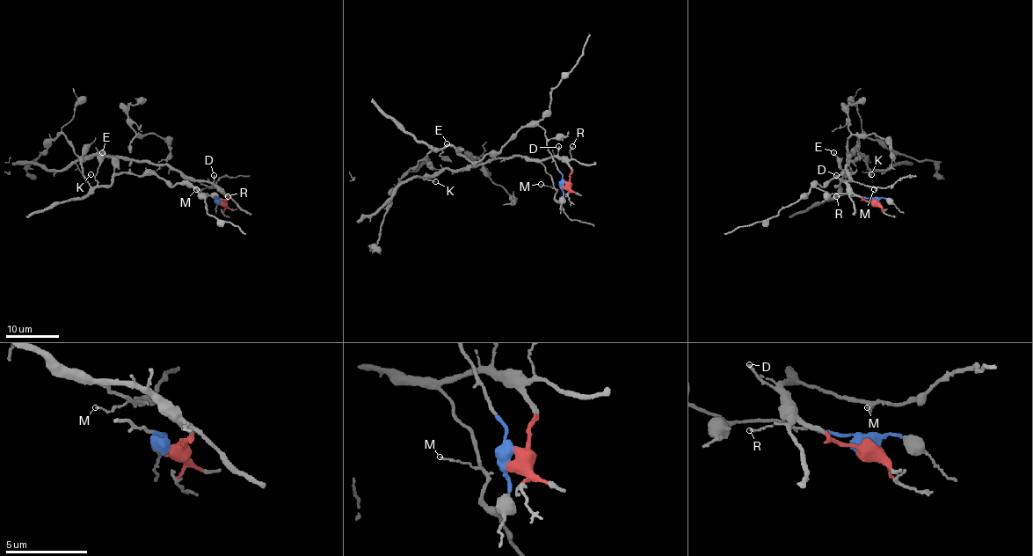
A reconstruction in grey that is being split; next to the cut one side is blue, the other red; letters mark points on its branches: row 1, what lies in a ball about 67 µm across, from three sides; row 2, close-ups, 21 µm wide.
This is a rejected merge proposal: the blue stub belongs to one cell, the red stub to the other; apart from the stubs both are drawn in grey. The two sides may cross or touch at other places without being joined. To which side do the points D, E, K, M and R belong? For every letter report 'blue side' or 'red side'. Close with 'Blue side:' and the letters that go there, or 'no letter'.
D: red side
E: blue side
K: red side
M: red side
R: red side
Blue side: E

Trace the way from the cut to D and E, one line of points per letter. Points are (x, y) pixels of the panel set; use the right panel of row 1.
D: (872, 203), (860, 198), (836, 175)
E: (872, 203), (868, 198), (828, 193), (815, 186), (825, 186), (841, 174), (852, 172), (841, 169), (833, 151)

